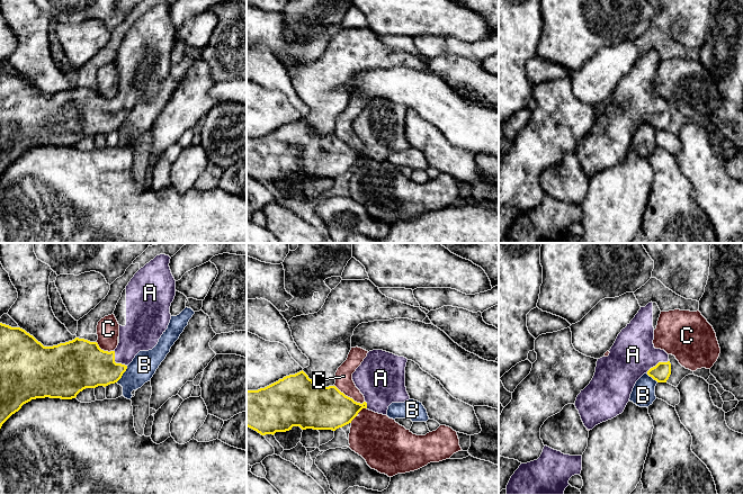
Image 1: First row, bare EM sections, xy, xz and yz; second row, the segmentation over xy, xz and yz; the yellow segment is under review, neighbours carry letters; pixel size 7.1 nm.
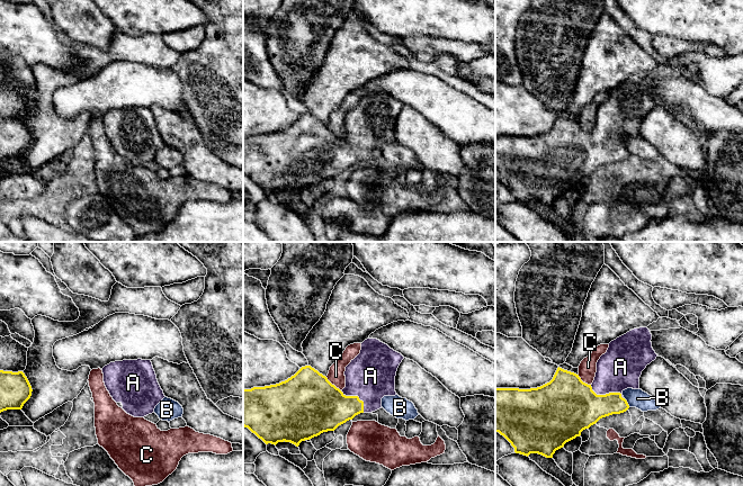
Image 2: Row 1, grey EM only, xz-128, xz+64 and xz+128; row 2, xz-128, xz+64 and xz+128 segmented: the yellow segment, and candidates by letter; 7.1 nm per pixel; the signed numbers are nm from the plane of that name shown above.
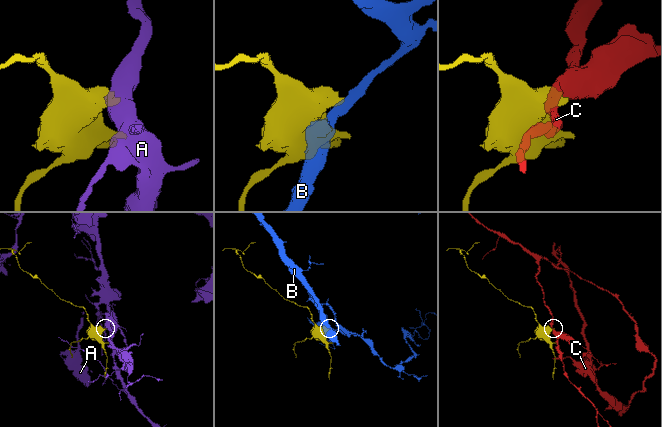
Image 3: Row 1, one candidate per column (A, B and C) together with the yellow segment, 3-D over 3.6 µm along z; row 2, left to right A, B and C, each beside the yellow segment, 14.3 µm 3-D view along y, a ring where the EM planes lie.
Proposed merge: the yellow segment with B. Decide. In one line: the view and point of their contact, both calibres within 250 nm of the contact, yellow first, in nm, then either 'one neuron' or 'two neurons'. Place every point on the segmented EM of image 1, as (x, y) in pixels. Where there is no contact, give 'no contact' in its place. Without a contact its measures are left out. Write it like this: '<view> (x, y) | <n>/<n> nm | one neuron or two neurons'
xy (123, 372) | 300/180 nm | two neurons

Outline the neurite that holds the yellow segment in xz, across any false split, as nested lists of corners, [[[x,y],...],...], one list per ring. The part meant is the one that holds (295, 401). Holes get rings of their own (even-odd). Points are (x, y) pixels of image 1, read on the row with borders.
[[[383,350],[367,353],[361,364],[352,374],[356,387],[365,397],[362,404],[346,396],[335,386],[320,387],[302,370],[258,390],[247,389],[247,426],[261,435],[286,432],[293,426],[302,430],[335,431],[349,423],[362,408],[387,415],[392,403],[404,403],[410,399],[405,387],[405,367],[408,359]]]

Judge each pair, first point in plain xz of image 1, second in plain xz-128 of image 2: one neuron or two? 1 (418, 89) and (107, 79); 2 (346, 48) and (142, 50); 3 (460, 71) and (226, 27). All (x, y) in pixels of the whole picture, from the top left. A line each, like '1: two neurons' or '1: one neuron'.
1: one neuron
2: one neuron
3: one neuron

